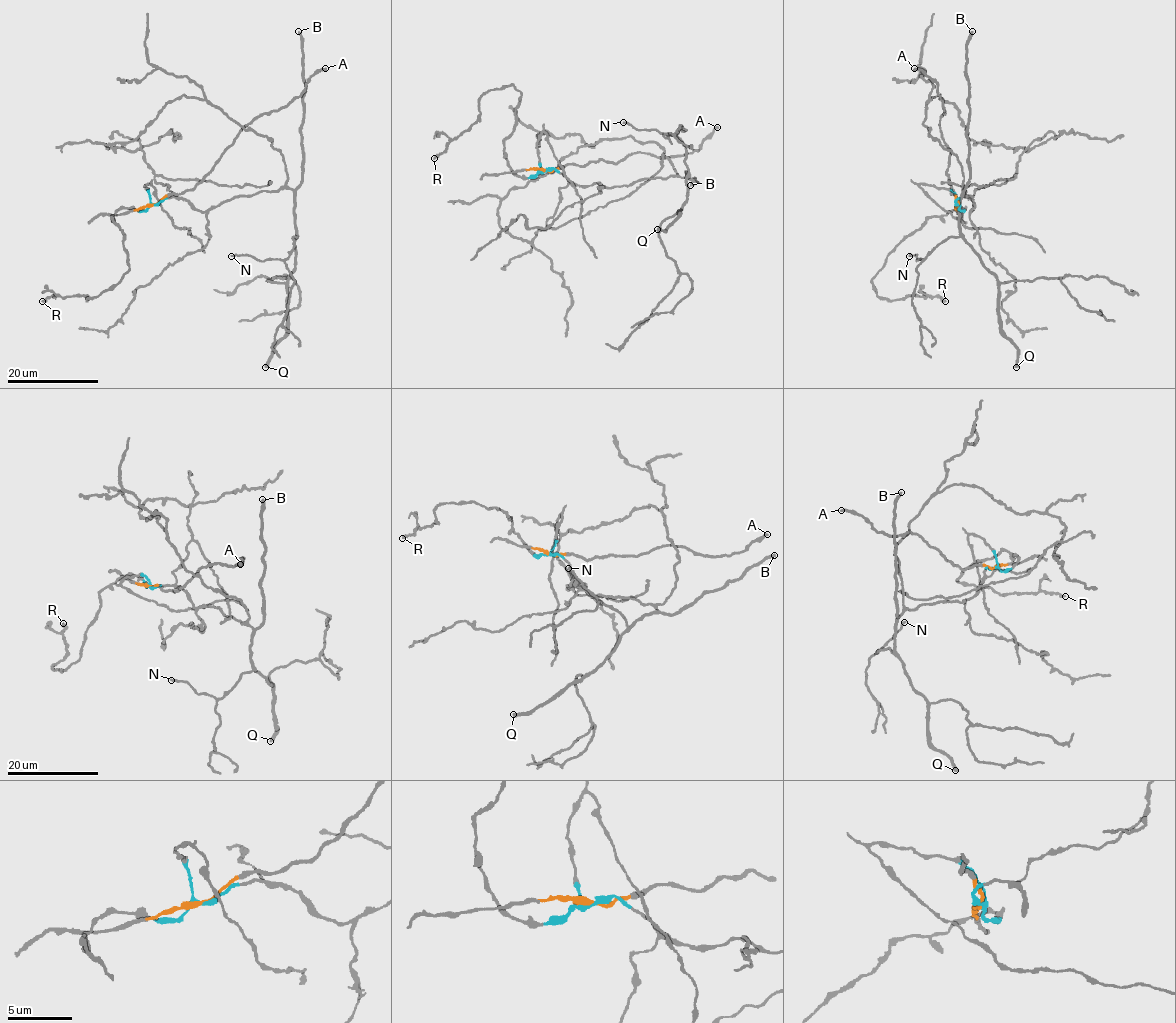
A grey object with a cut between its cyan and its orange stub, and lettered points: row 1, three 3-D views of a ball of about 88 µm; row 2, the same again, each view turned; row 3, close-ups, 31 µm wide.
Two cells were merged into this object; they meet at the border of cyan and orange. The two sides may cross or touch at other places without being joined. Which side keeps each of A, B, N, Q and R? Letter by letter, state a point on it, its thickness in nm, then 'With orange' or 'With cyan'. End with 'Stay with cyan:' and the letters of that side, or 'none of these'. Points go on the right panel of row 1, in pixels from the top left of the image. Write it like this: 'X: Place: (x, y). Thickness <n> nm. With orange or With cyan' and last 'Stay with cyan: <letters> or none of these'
A: Place: (914, 68). Thickness 280 nm. With orange
B: Place: (972, 31). Thickness 340 nm. With cyan
N: Place: (909, 256). Thickness 180 nm. With cyan
Q: Place: (1016, 367). Thickness 440 nm. With cyan
R: Place: (945, 301). Thickness 200 nm. With cyan
Stay with cyan: B, N, Q, R

